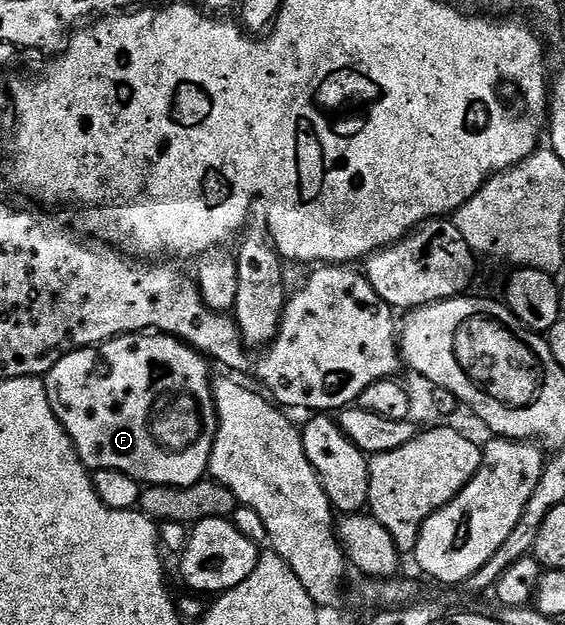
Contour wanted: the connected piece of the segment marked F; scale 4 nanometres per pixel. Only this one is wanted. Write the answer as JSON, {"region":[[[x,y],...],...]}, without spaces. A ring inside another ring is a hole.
{"region":[[[139,333],[137,335],[119,335],[117,339],[99,343],[96,347],[80,347],[76,351],[69,351],[63,359],[56,361],[56,365],[44,377],[44,382],[48,401],[52,405],[52,413],[56,413],[60,425],[74,442],[74,447],[86,468],[94,471],[116,469],[120,473],[128,473],[128,477],[138,480],[143,485],[187,487],[193,483],[203,482],[207,478],[212,457],[212,445],[216,441],[218,432],[218,410],[214,404],[214,384],[209,366],[211,367],[211,364],[206,356],[195,351],[193,347],[189,347],[181,339],[175,339],[172,335]]]}

